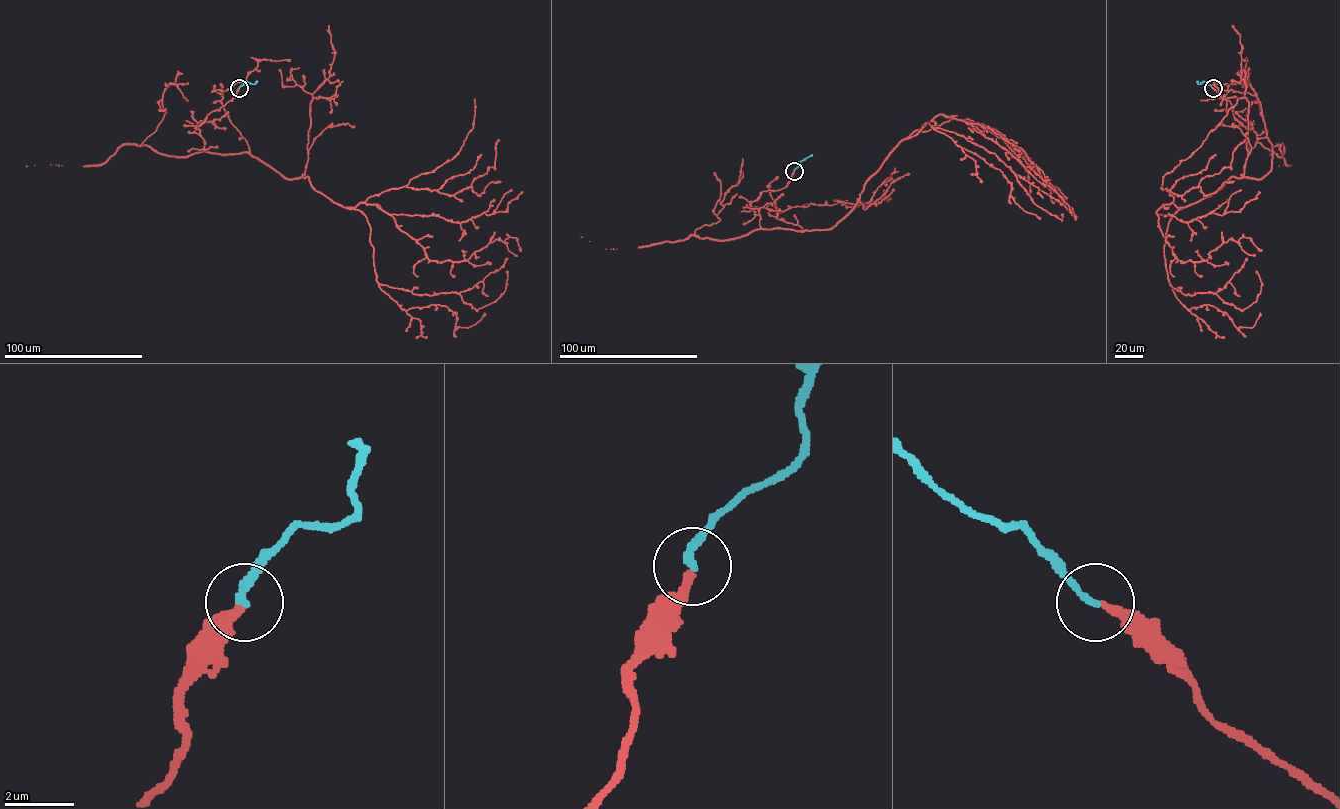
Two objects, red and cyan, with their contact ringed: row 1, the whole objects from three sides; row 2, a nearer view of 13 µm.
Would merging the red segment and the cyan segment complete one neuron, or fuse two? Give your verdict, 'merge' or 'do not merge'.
merge

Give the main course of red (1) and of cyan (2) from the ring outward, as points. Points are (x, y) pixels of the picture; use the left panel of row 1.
1: (239, 88), (195, 126), (205, 149), (249, 153), (360, 210), (380, 284), (477, 309), (508, 271)
2: (239, 88), (245, 82), (254, 84), (256, 80)

